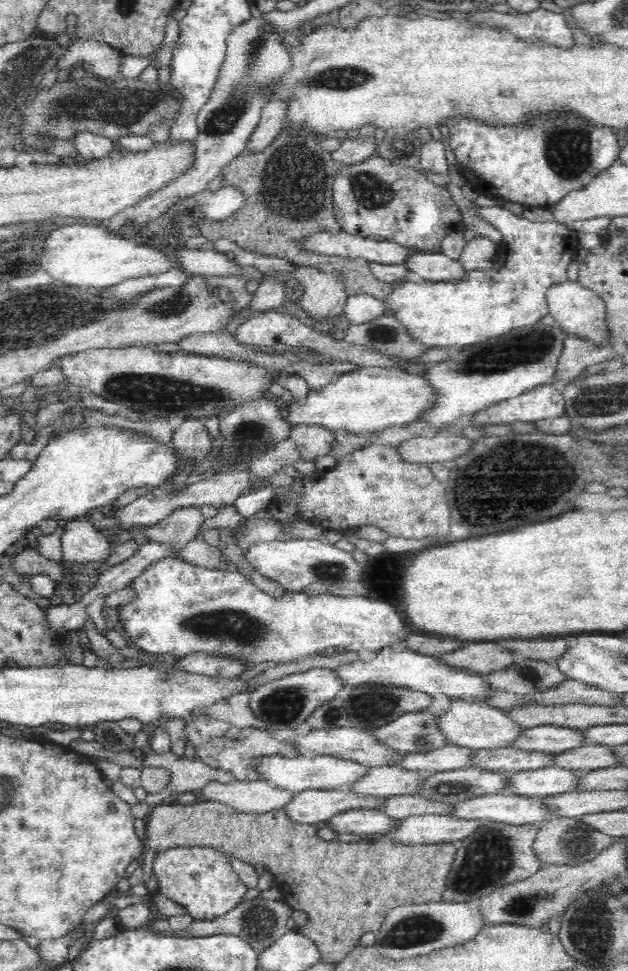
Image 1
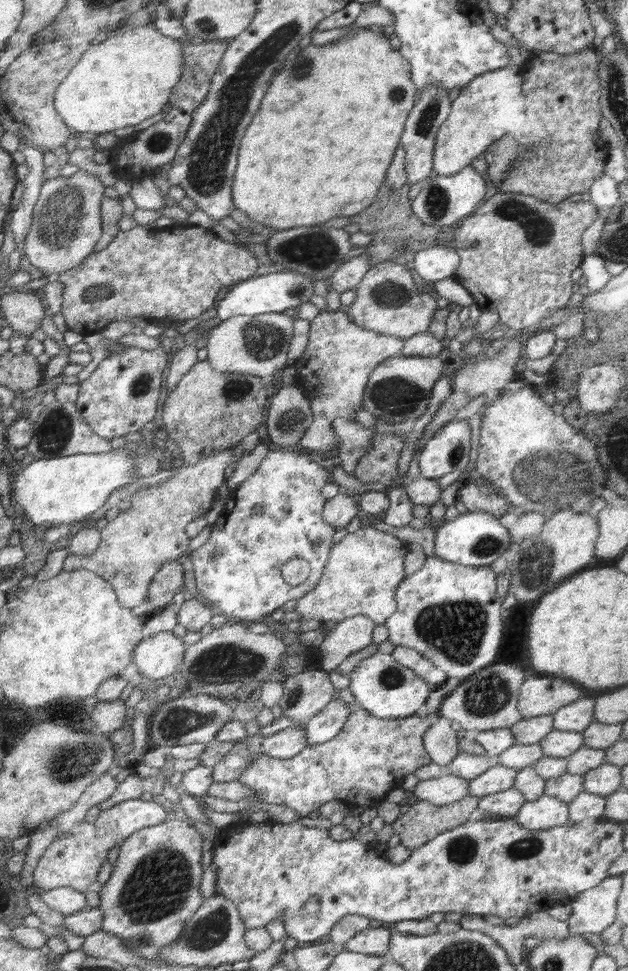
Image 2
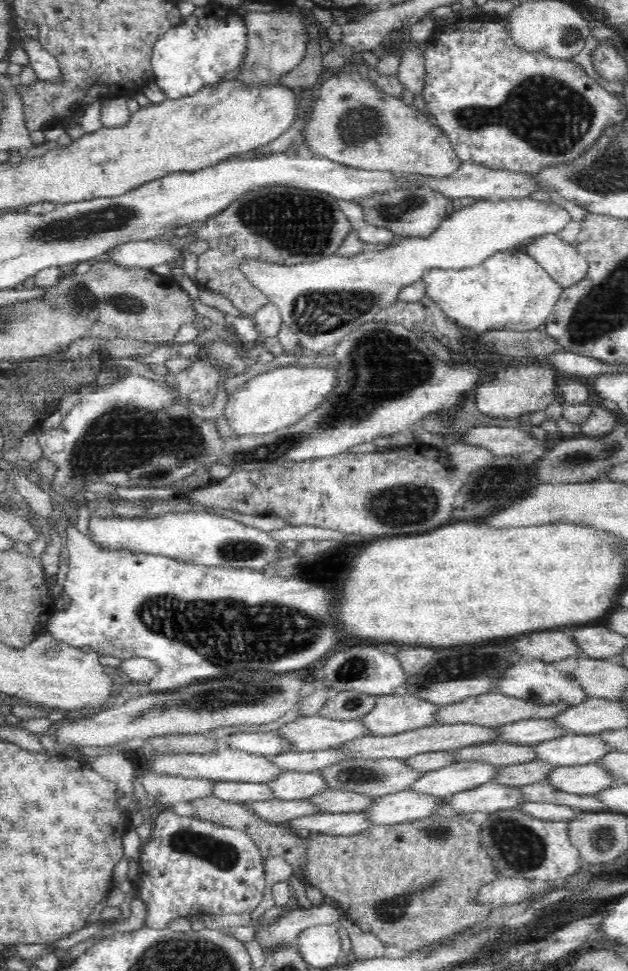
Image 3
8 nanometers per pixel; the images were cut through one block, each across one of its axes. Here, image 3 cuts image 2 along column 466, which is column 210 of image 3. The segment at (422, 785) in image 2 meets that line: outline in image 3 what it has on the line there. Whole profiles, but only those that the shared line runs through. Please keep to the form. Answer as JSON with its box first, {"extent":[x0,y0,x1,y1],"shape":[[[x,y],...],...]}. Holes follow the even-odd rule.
{"extent":[139,772,215,806],"shape":[[[154,772],[139,777],[147,794],[162,804],[174,806],[182,801],[213,796],[215,781],[209,778],[182,778]]]}

